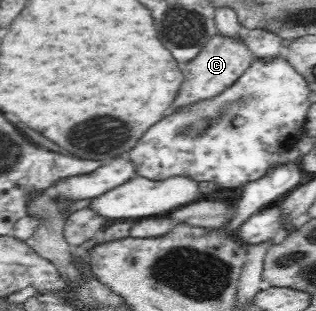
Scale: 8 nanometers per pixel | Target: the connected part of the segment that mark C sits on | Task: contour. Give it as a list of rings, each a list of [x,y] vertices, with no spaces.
[[[215,34],[213,39],[207,40],[205,47],[197,52],[195,59],[181,63],[184,79],[175,99],[175,111],[183,110],[183,107],[192,106],[203,100],[213,99],[223,93],[227,87],[236,82],[236,79],[239,79],[239,76],[244,74],[244,71],[249,69],[251,61],[253,61],[253,54],[244,39]]]

